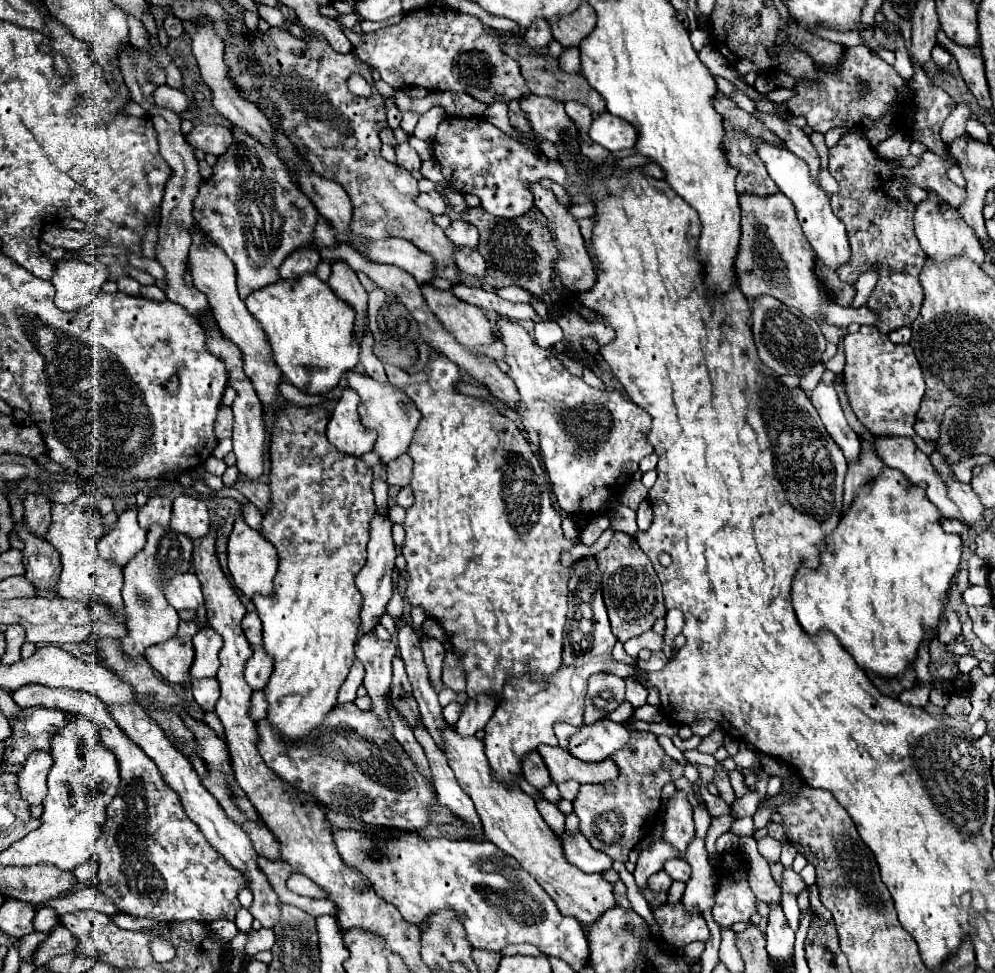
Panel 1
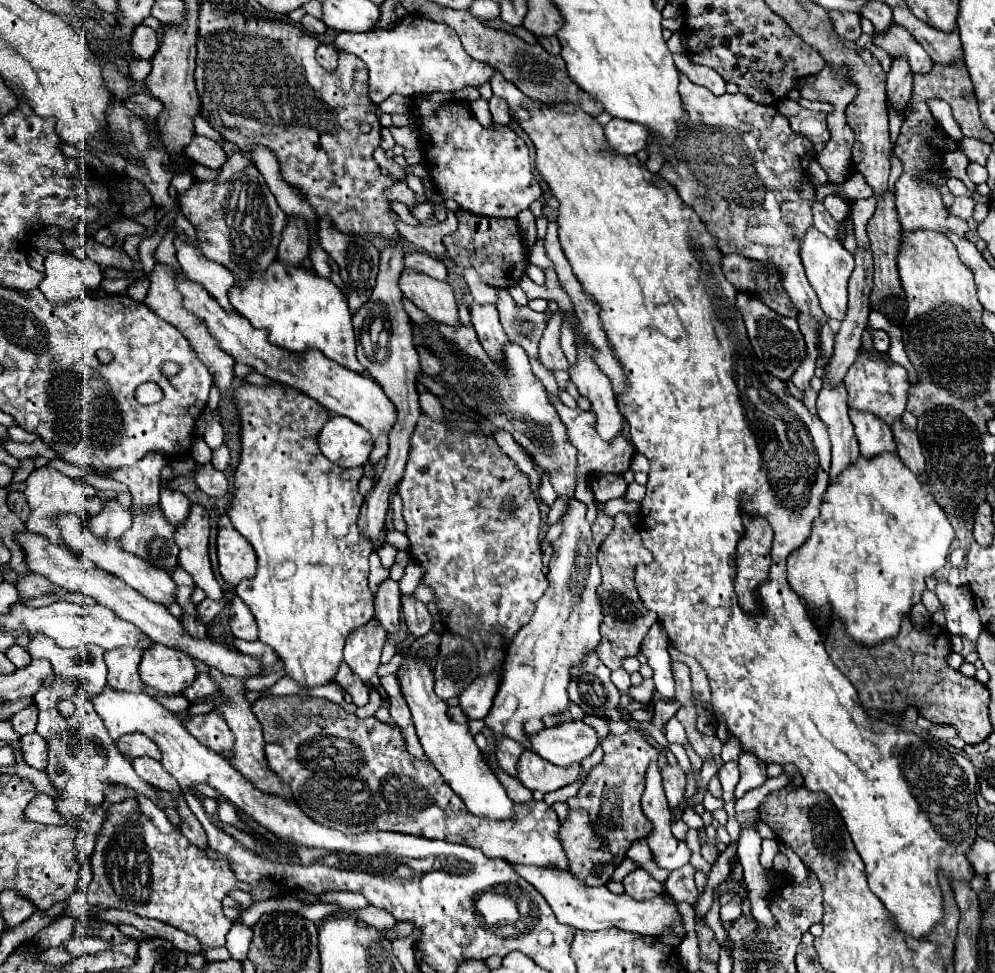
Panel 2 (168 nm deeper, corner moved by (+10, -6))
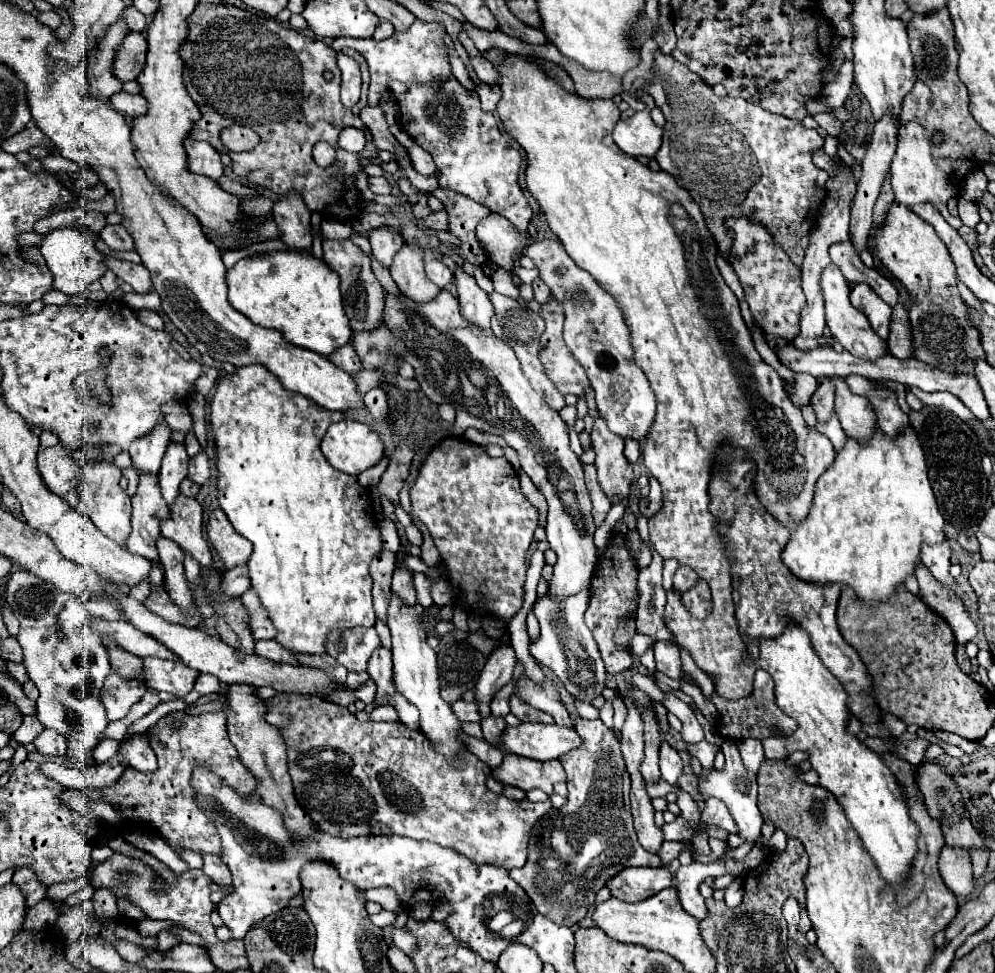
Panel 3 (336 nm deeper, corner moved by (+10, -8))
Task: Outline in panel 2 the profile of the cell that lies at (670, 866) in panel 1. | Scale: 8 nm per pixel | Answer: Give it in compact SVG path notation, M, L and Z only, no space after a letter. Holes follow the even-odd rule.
M686 864L670 874L666 880L666 892L676 900L676 902L686 902L694 904L698 898L698 888L694 882L694 866Z

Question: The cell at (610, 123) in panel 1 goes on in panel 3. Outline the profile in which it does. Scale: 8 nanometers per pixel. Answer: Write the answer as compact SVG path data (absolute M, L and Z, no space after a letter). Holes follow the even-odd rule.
M640 90L636 91L636 95L647 105L646 109L630 118L618 120L612 138L628 156L652 158L662 144L662 128L658 128L650 118L651 110L656 107L654 99Z

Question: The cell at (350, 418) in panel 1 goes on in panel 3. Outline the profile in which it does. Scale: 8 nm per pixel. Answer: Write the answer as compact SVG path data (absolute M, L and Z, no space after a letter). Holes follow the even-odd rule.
M346 418L326 430L322 454L336 470L356 476L384 456L384 444L370 426Z

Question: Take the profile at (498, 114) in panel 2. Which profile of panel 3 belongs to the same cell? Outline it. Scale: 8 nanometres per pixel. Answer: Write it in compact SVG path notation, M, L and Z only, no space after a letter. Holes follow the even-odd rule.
M482 84L482 86L476 88L476 92L478 92L480 100L482 100L482 110L484 112L494 112L498 102L500 102L500 98L502 98L502 90L498 86Z

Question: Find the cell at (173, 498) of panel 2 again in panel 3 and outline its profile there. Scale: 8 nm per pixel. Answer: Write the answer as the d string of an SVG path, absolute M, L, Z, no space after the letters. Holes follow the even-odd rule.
M170 444L170 450L166 450L166 458L162 460L162 470L158 474L160 490L168 506L174 504L174 500L180 494L180 482L188 474L188 460L190 456L184 450L184 444Z

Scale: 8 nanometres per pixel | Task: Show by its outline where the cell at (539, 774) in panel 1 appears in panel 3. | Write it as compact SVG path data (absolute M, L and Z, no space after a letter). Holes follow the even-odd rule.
M488 716L484 722L482 722L482 732L484 732L484 740L492 746L496 746L500 742L500 736L504 734L506 730L506 722L504 718L496 718L496 716Z

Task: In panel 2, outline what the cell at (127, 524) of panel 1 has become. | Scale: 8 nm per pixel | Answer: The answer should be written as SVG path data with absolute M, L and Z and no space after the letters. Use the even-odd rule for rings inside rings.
M108 498L102 510L90 518L88 528L92 532L124 532L132 524L132 512L124 508L116 498Z

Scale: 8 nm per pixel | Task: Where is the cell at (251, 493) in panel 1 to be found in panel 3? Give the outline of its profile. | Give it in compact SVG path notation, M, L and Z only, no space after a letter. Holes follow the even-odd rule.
M200 452L198 456L190 458L190 466L188 466L188 478L196 484L206 484L210 480L210 460L204 452Z

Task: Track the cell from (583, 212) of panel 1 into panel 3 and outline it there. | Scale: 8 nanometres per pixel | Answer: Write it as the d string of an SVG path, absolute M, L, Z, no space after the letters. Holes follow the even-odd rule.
M538 240L524 254L534 260L540 278L550 286L554 298L564 308L564 342L586 370L588 380L596 390L600 416L608 422L610 430L622 434L622 438L642 440L654 420L656 402L646 376L632 360L630 332L626 330L614 298L610 298L586 270L580 270L574 264L560 240Z

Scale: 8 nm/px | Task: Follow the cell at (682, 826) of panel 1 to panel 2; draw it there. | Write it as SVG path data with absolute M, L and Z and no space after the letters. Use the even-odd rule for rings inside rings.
M664 766L662 768L662 780L664 780L664 790L666 790L666 798L670 808L678 806L682 796L684 796L684 788L686 788L686 776L682 772L682 768L676 766Z

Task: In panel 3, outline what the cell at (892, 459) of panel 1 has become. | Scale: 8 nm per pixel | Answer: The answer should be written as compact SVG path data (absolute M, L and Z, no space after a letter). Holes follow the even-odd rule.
M834 378L834 386L836 386L836 412L844 432L850 438L858 440L860 444L868 444L878 426L876 414L868 398L850 392L842 378Z

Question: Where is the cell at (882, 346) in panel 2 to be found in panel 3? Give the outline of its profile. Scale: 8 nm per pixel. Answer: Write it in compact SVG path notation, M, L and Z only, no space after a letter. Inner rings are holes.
M856 284L850 292L850 302L852 302L852 306L856 306L858 310L862 310L866 314L866 318L870 320L870 326L886 342L892 308L868 284Z

